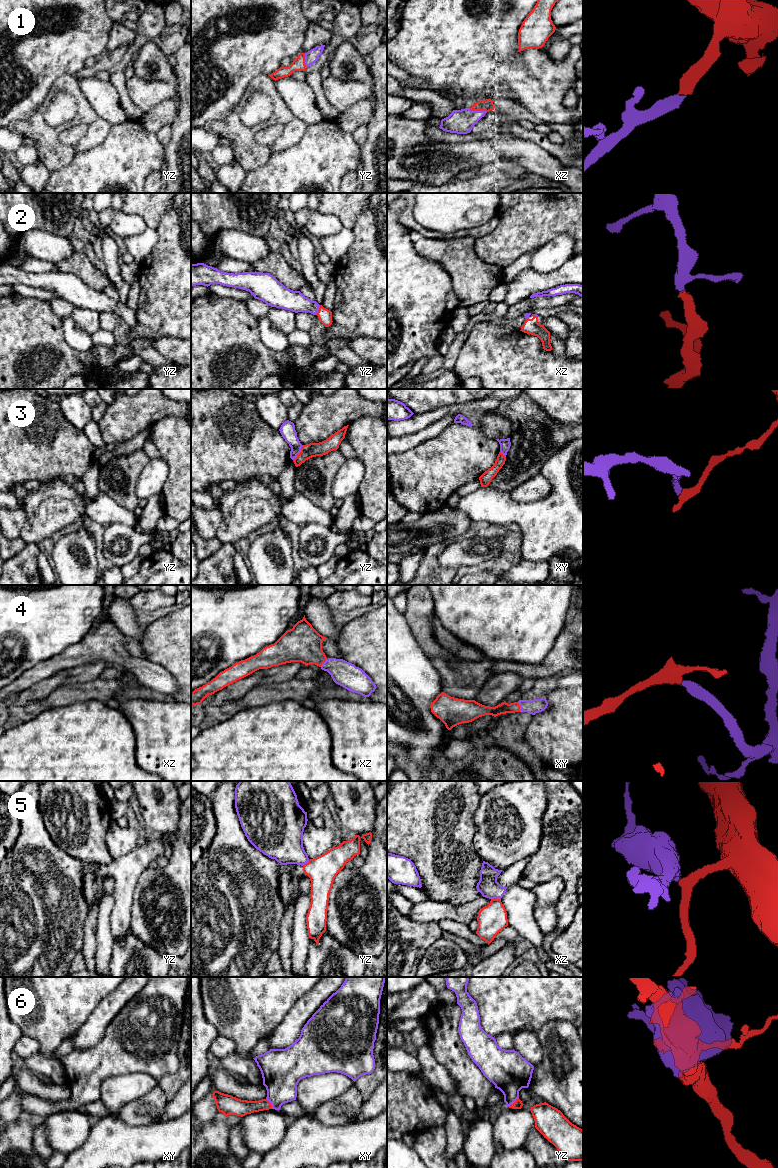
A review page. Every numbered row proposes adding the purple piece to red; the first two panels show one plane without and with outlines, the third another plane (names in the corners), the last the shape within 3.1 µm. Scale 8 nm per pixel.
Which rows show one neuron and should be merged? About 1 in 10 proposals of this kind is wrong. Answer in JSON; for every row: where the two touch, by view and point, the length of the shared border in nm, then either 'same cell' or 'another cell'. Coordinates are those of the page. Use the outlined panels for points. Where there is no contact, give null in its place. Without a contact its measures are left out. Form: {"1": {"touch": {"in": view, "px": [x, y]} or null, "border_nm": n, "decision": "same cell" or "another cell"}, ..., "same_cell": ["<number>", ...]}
{"1": {"touch": {"in": "xz", "px": [478, 110]}, "border_nm": 150, "decision": "same cell"}, "2": {"touch": {"in": "yz", "px": [319, 309]}, "border_nm": 80, "decision": "same cell"}, "3": {"touch": {"in": "yz", "px": [299, 453]}, "border_nm": 150, "decision": "another cell"}, "4": {"touch": {"in": "xy", "px": [519, 707]}, "border_nm": 80, "decision": "same cell"}, "5": {"touch": {"in": "xz", "px": [495, 898]}, "border_nm": 80, "decision": "another cell"}, "6": {"touch": {"in": "xy", "px": [270, 1103]}, "border_nm": 110, "decision": "same cell"}, "same_cell": ["1", "2", "4", "6"]}

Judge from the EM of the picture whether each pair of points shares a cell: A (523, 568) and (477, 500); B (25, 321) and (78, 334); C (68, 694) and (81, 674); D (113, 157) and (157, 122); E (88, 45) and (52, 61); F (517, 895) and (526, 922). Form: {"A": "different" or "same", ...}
{"A": "different", "B": "different", "C": "different", "D": "different", "E": "same", "F": "same"}

